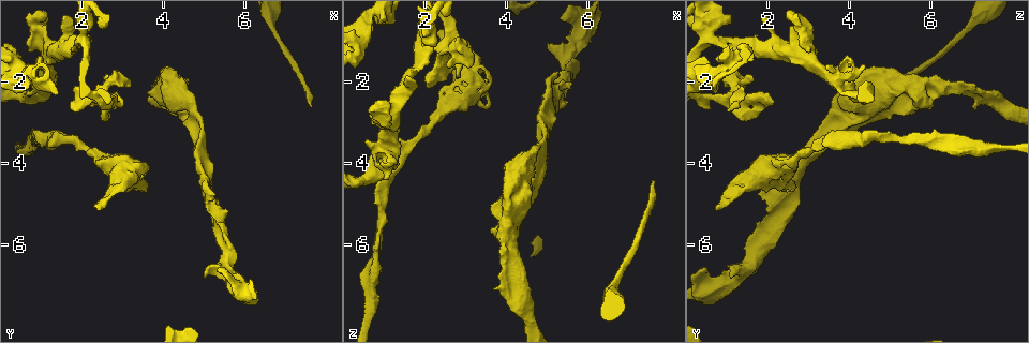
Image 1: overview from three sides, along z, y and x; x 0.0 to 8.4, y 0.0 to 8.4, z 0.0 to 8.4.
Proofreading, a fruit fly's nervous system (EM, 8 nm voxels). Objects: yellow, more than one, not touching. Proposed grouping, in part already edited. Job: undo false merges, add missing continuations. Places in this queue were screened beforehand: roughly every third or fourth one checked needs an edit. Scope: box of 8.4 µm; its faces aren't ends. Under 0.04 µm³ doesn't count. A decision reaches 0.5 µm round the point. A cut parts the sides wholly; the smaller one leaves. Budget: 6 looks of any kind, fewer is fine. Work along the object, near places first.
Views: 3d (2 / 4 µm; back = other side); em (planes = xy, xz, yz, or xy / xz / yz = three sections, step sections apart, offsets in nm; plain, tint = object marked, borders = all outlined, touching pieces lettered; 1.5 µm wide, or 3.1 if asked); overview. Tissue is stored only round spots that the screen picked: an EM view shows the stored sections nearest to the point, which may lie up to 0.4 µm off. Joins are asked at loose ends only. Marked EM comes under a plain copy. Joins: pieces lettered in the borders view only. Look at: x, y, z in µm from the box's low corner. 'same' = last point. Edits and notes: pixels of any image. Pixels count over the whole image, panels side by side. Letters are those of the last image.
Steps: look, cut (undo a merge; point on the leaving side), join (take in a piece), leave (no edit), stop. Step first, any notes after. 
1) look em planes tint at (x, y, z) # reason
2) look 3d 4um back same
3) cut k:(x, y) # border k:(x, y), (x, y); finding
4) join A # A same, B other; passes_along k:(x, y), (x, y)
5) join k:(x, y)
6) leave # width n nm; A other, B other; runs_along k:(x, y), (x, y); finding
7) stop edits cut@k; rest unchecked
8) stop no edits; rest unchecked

look em yz step 4 tint at (3.75, 2.15, 7.05) # an open end

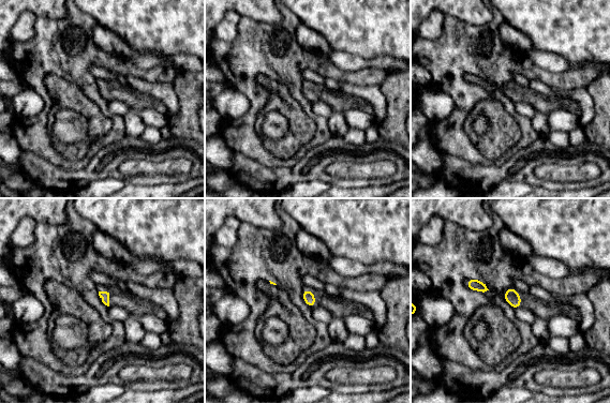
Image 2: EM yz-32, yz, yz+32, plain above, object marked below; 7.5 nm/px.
look em planes borders same # another direction

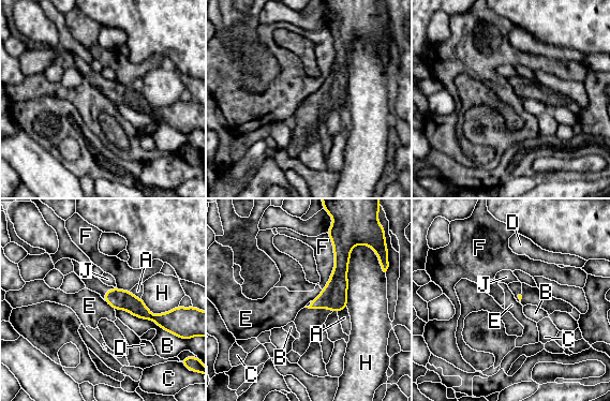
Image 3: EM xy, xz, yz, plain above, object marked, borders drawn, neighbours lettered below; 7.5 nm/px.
leave # A other, B other, C other, D other, E other, F other, H other, J other; runs_along 3:(336, 243), (338, 284), (313, 306); no lettered piece goes on from it

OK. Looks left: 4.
look 3d 2um at (2.05, 2.55, 2.10) # an open end

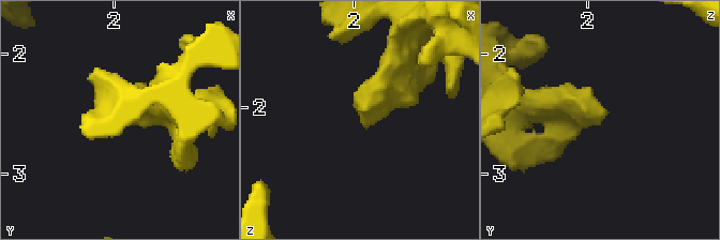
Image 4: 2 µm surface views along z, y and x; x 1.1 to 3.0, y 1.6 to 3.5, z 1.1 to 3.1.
look em xz step 4 tint at (2.08, 2.54, 2.16) # need the tissue

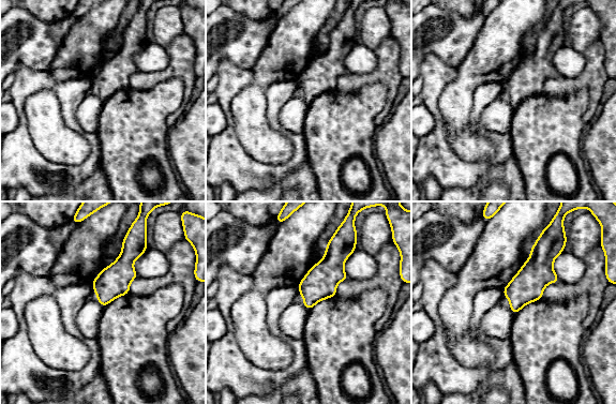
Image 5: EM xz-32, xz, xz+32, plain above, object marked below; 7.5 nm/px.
look em planes borders same # another direction

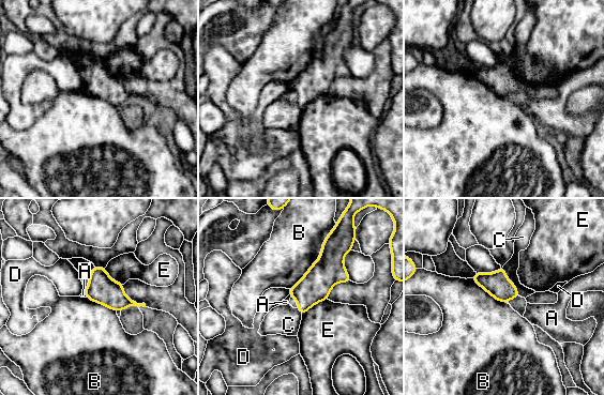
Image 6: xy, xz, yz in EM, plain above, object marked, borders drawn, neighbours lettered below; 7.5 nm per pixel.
leave # A other, B other, C other, D other, E other; no lettered piece goes on from it

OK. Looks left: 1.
look em yz step 4 borders at (3.35, 4.35, 1.40) # branch stops here

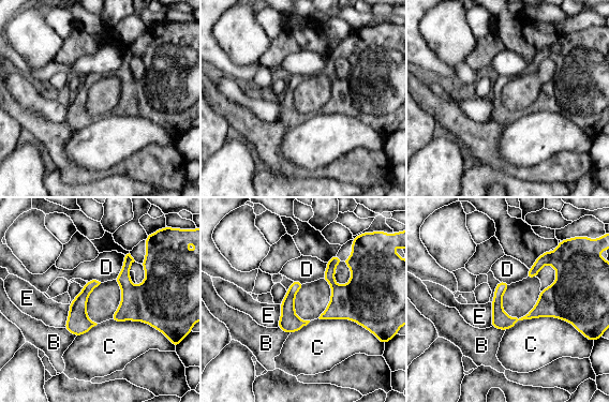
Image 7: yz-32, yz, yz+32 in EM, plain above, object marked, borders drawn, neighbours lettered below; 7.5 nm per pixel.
leave # B other, C other, D other, E other; border 7:(490, 302), (492, 310), (491, 326); none of them fits

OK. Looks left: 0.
stop no edits; rest unchecked

